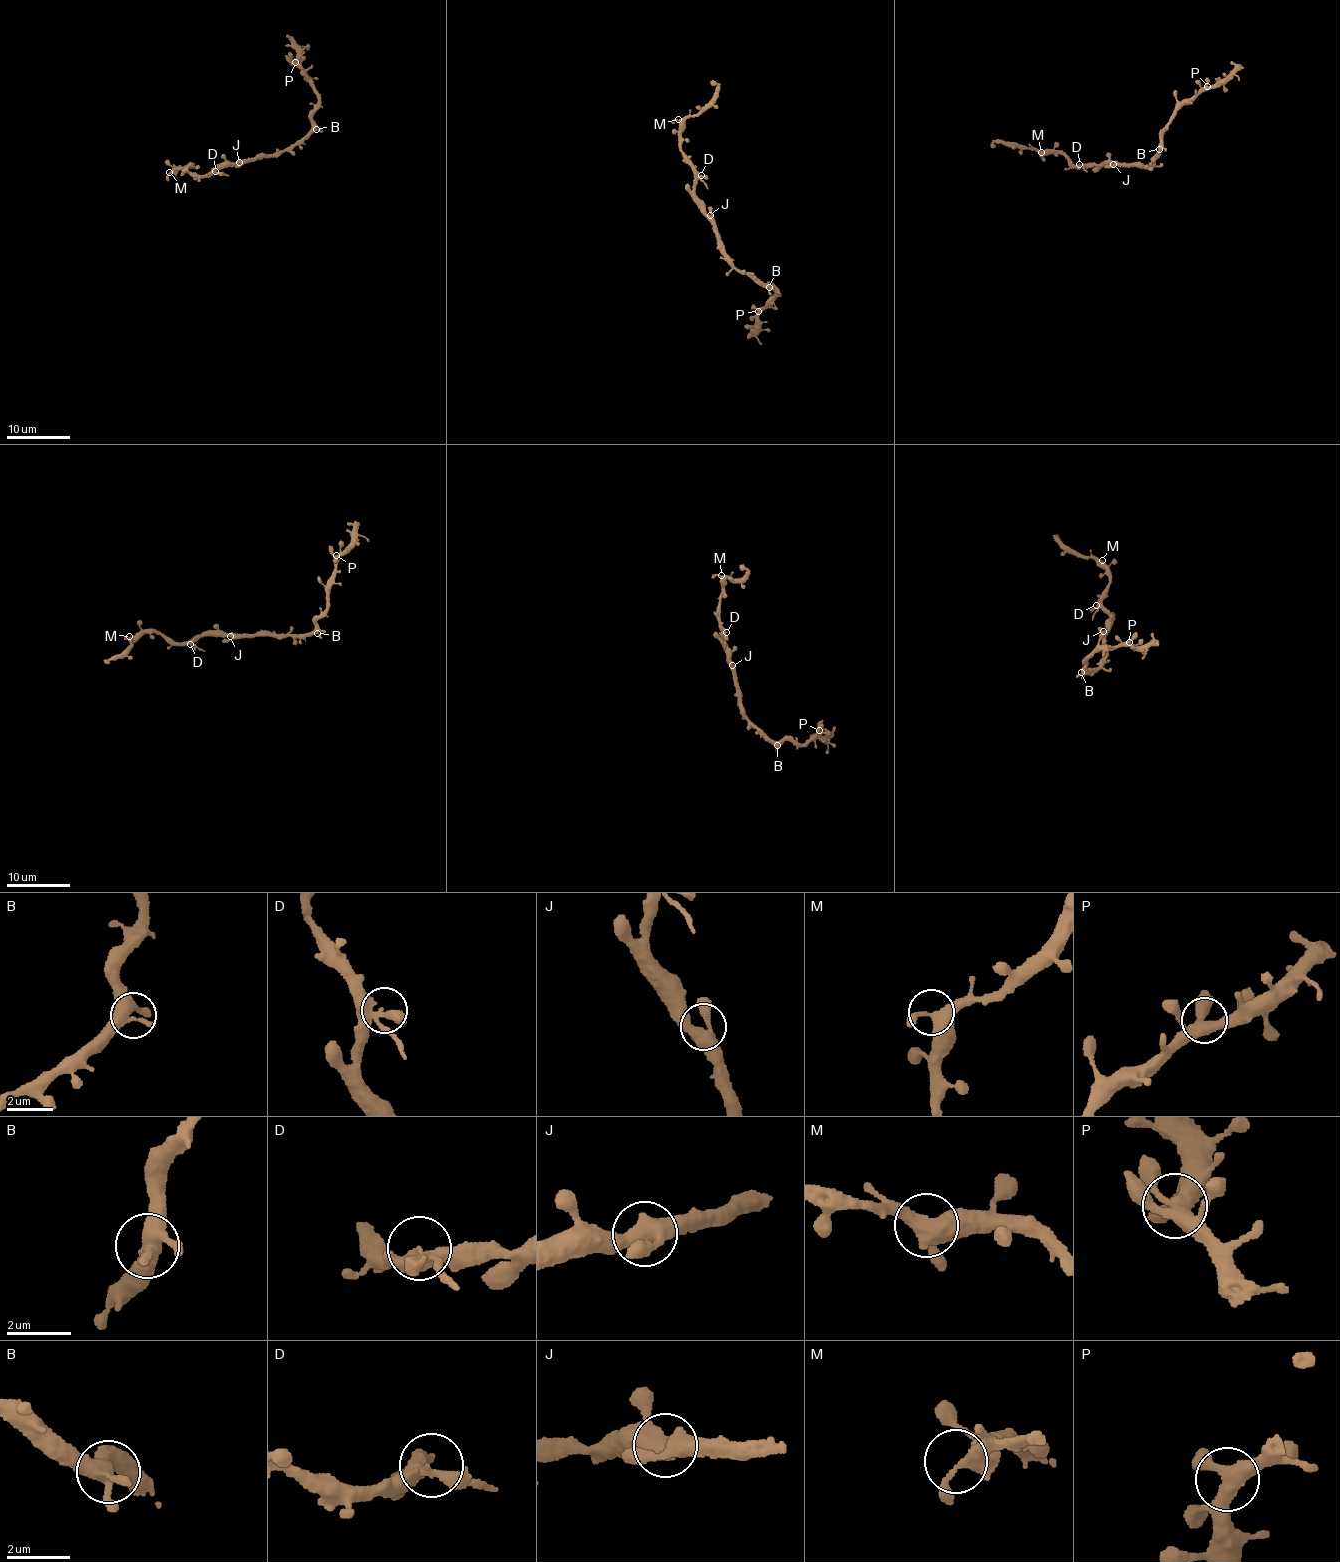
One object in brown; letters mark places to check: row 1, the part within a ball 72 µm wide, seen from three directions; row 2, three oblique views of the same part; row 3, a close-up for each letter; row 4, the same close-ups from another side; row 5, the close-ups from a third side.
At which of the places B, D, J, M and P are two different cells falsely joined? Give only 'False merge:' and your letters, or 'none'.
False merge: none

